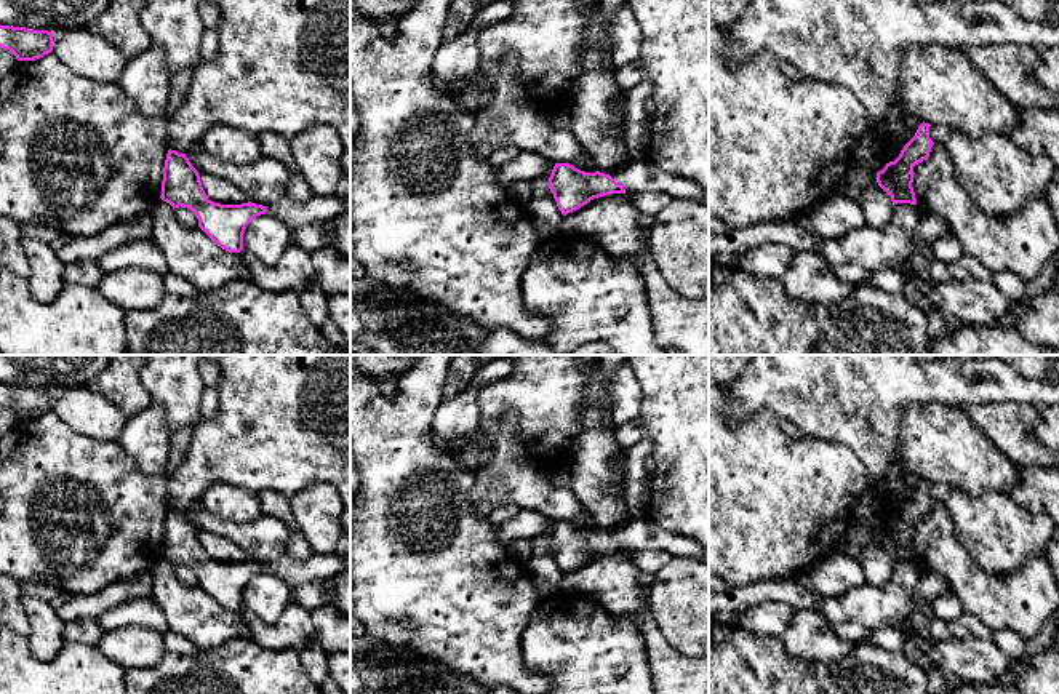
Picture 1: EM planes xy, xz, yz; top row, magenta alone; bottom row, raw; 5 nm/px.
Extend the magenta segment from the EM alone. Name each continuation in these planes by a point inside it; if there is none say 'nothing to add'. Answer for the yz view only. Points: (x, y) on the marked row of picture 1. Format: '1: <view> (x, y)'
nothing to add

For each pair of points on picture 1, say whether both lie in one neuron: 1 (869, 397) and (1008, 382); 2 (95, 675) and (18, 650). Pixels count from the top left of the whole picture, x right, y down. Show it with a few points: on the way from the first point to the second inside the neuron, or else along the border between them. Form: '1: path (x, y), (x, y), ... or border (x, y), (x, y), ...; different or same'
1: path (904, 387), (973, 387); same
2: path (75, 675), (42, 675), (35, 669); same

